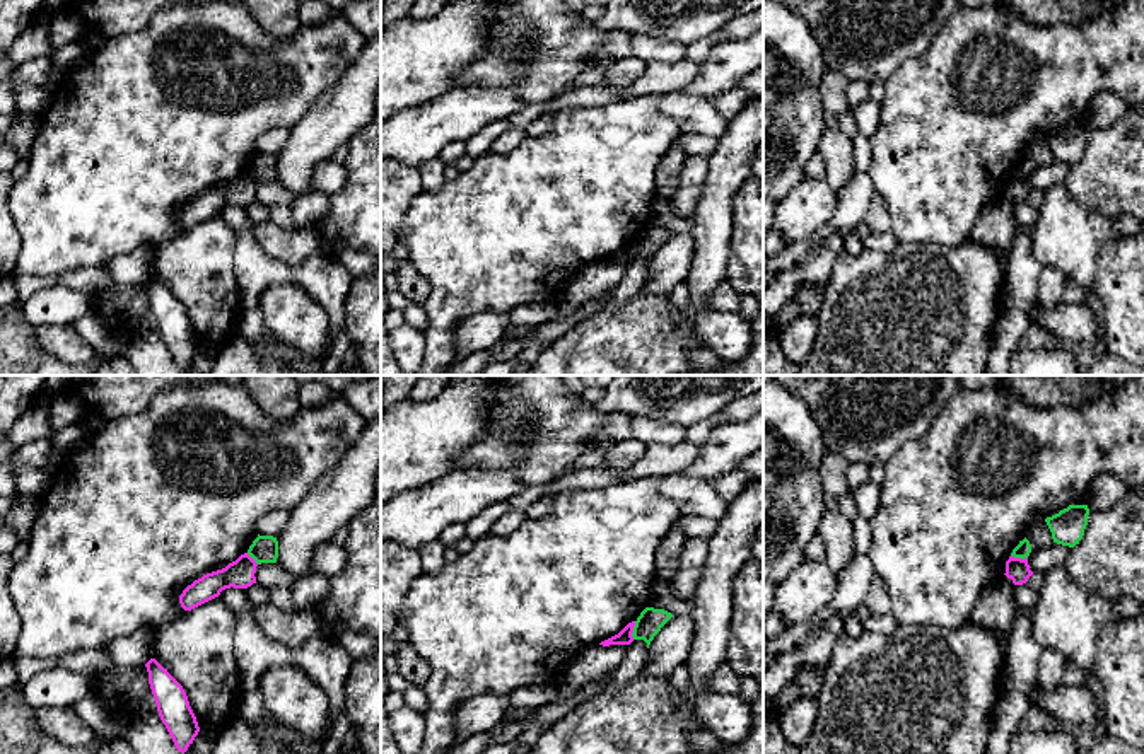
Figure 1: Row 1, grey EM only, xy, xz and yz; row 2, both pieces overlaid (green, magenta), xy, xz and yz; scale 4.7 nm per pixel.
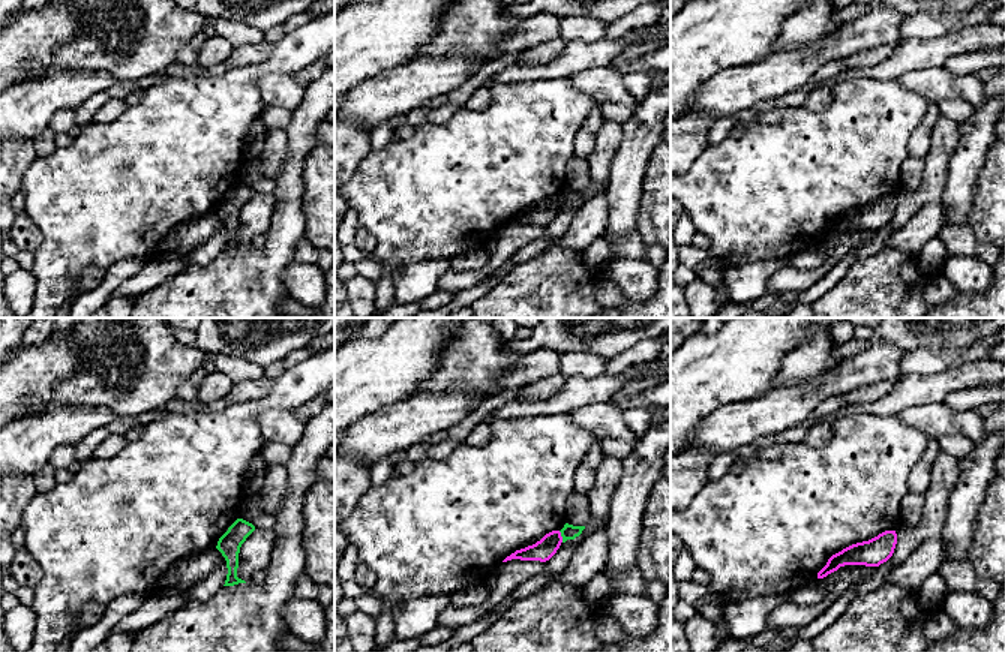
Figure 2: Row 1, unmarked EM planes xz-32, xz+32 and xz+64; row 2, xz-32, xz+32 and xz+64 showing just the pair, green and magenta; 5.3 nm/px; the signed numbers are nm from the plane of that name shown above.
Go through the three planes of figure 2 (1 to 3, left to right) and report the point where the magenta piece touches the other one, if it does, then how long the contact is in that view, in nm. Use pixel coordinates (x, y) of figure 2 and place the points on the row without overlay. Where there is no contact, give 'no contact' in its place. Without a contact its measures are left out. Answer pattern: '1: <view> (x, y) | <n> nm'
1: no contact
2: xz+32 (561, 200) | 70 nm
3: no contact

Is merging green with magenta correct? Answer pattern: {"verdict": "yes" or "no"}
{"verdict": "no"}

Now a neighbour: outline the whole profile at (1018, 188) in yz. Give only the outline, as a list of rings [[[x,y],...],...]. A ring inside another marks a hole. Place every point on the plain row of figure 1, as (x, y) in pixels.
[[[1009,174],[1009,177],[1006,179],[1004,193],[1011,196],[1014,203],[1026,201],[1028,196],[1033,193],[1028,183],[1028,176],[1021,177],[1021,176]]]

